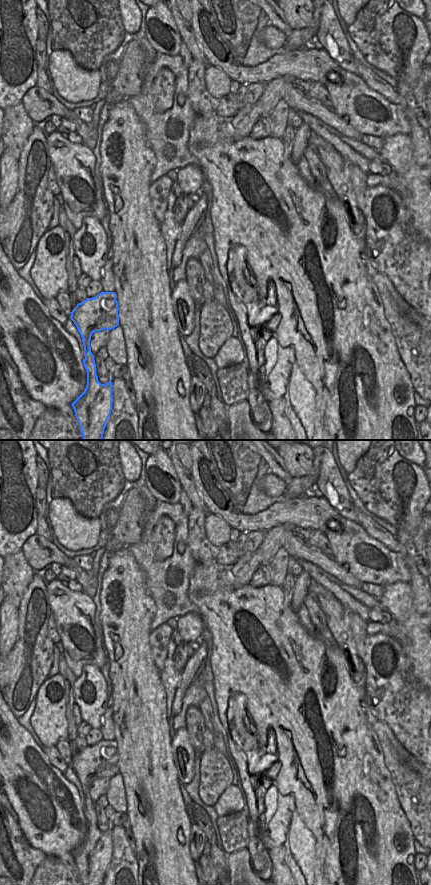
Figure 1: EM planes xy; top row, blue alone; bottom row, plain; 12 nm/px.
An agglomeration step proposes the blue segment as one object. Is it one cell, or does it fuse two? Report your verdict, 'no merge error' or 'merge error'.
no merge error

